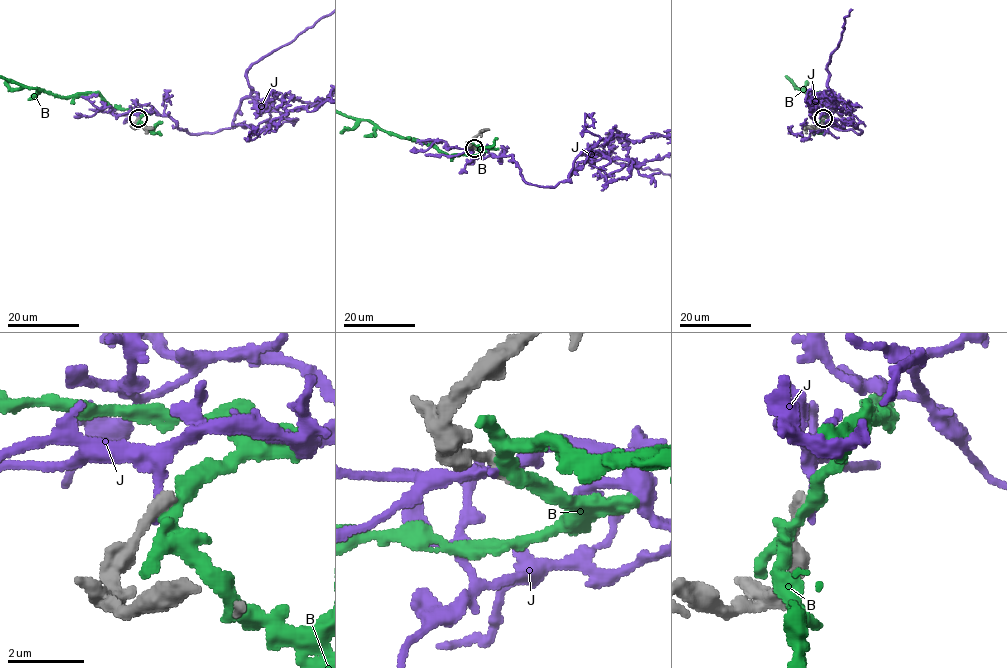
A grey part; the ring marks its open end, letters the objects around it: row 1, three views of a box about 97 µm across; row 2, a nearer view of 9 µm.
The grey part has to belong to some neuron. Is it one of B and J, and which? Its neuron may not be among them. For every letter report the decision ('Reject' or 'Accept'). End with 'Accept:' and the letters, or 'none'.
B: Reject
J: Reject
Accept: none

